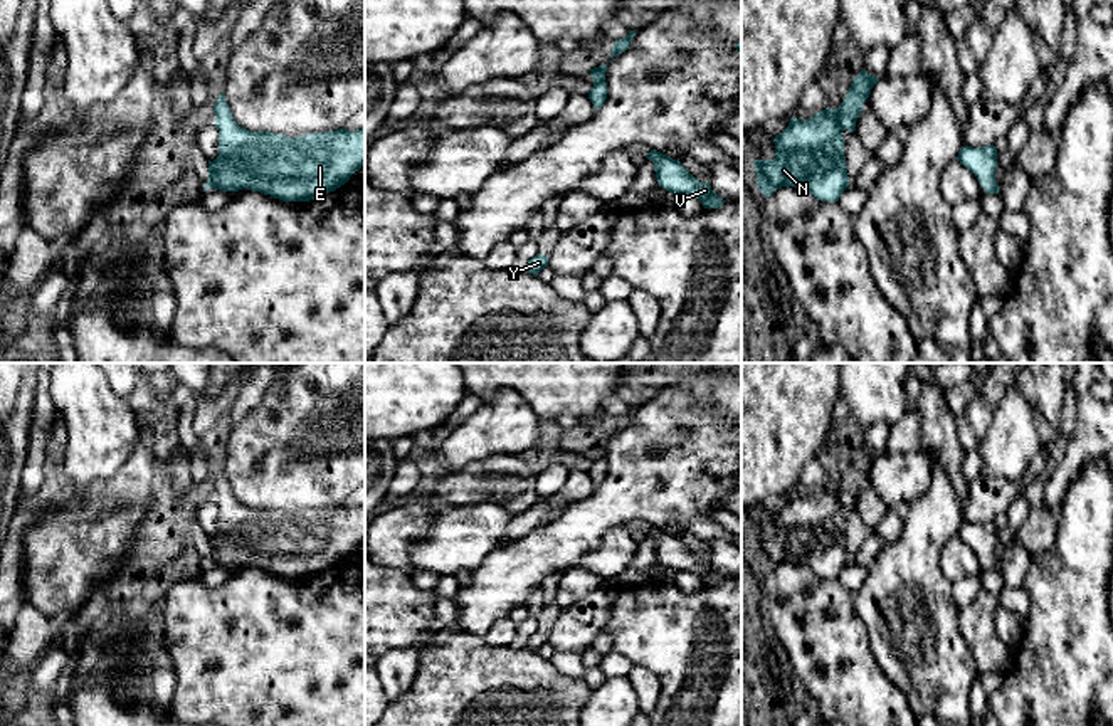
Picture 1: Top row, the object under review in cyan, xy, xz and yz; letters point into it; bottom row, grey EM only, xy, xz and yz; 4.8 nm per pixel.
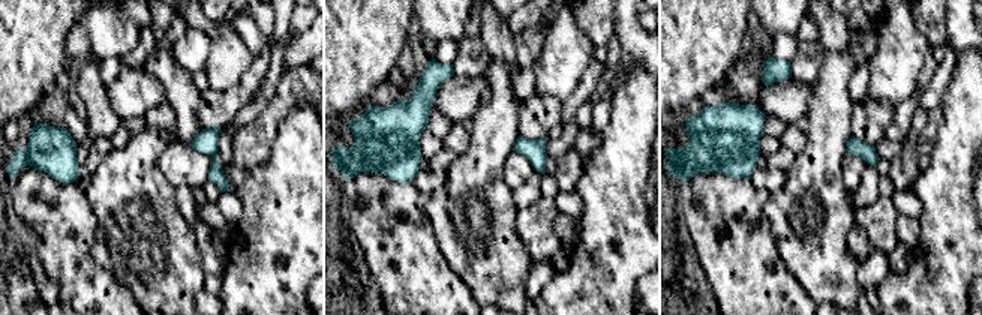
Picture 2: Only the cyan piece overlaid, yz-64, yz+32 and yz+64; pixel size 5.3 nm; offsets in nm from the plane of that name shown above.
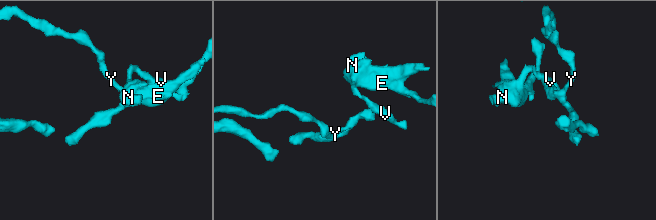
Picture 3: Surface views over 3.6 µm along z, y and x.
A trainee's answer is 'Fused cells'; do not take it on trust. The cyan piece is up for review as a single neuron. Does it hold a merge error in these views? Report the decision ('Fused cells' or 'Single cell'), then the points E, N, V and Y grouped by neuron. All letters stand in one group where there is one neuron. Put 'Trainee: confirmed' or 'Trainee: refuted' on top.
Trainee: refuted
Single cell. Groups: E N V Y

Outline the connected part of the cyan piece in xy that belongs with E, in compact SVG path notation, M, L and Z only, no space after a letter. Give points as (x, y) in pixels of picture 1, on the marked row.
M225 92L214 106L219 156L208 161L208 188L249 188L282 202L309 202L345 185L365 165L365 128L289 138L239 126Z

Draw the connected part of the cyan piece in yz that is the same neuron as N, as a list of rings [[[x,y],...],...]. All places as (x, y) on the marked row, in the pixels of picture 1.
[[[862,69],[852,79],[837,109],[826,108],[810,119],[790,118],[785,131],[773,138],[775,158],[753,161],[758,190],[770,197],[782,187],[795,187],[809,190],[820,202],[839,202],[839,197],[849,187],[842,131],[856,131],[856,121],[876,82],[879,79]]]

